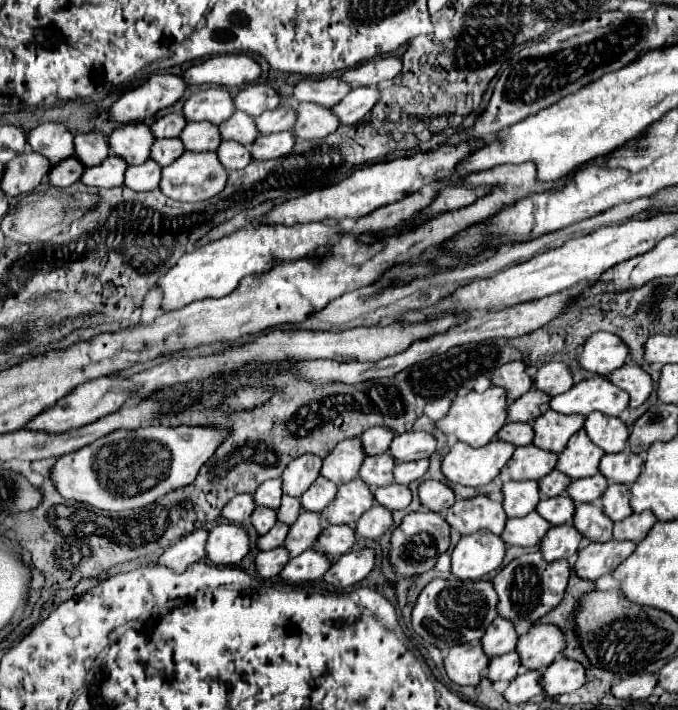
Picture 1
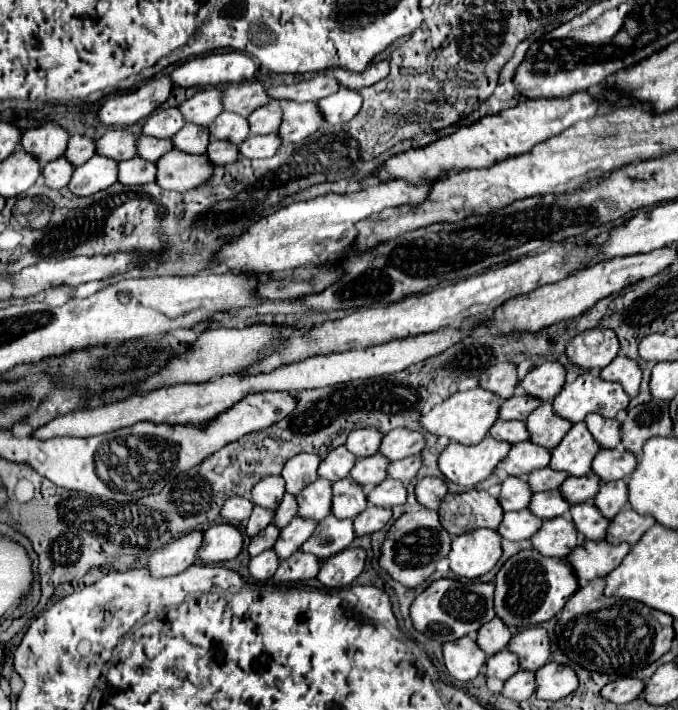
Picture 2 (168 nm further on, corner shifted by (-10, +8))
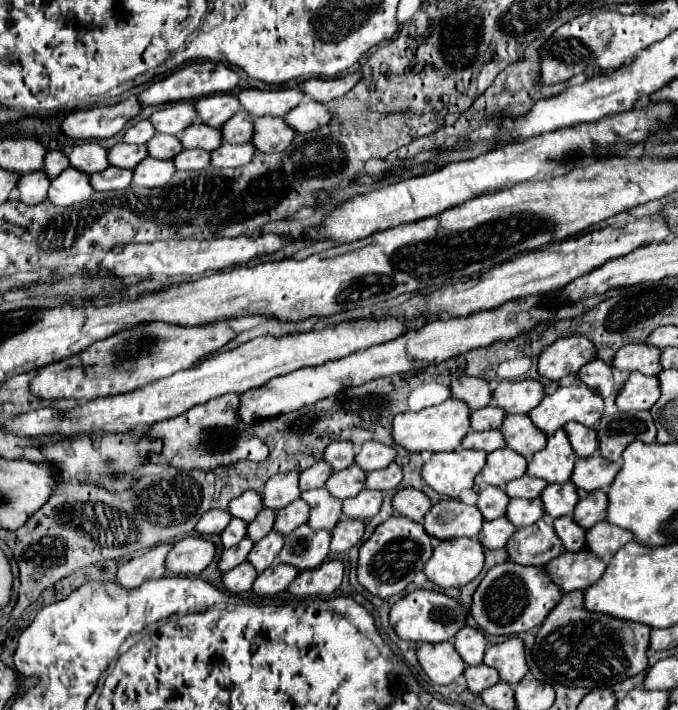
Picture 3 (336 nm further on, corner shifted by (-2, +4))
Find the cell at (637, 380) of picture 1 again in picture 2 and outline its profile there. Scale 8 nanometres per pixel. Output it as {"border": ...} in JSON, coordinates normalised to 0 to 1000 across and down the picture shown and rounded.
{"border":[[[912,499],[894,518],[885,521],[885,532],[917,541],[920,552],[929,561],[935,561],[941,555],[941,546],[944,546],[947,524],[944,524],[944,518],[941,518],[941,513],[935,507]]]}

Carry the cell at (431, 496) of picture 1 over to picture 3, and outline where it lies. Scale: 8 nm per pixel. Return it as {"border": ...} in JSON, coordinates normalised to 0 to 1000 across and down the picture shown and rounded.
{"border":[[[596,687],[596,690],[587,690],[584,699],[581,699],[581,715],[599,727],[599,730],[608,730],[614,735],[622,735],[622,730],[628,727],[628,721],[634,718],[634,701],[622,693],[622,690],[614,690],[614,687]]]}

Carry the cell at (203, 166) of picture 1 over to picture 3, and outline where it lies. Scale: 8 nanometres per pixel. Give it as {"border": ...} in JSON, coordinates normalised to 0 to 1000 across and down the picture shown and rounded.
{"border":[[[218,220],[198,237],[198,259],[212,265],[242,265],[260,245],[260,234],[251,225],[230,225]]]}

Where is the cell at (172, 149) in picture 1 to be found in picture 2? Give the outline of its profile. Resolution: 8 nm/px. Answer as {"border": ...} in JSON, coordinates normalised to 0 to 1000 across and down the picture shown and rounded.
{"border":[[[206,192],[201,200],[201,217],[218,228],[230,228],[242,214],[254,211],[254,200],[251,197],[230,197],[230,194],[215,194]]]}

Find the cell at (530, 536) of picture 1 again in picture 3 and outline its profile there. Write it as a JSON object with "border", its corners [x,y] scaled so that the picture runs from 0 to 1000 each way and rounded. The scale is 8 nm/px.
{"border":[[[743,727],[732,730],[726,735],[714,735],[714,744],[705,752],[705,761],[714,772],[743,772],[743,766],[752,761],[755,749],[761,749],[761,741]]]}

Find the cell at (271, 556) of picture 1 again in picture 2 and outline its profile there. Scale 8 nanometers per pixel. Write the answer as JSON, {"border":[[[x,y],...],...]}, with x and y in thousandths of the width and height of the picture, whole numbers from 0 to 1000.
{"border":[[[389,775],[386,780],[381,780],[378,786],[369,789],[366,794],[366,806],[375,817],[395,817],[410,800],[410,789],[407,789],[407,780],[401,775]]]}

